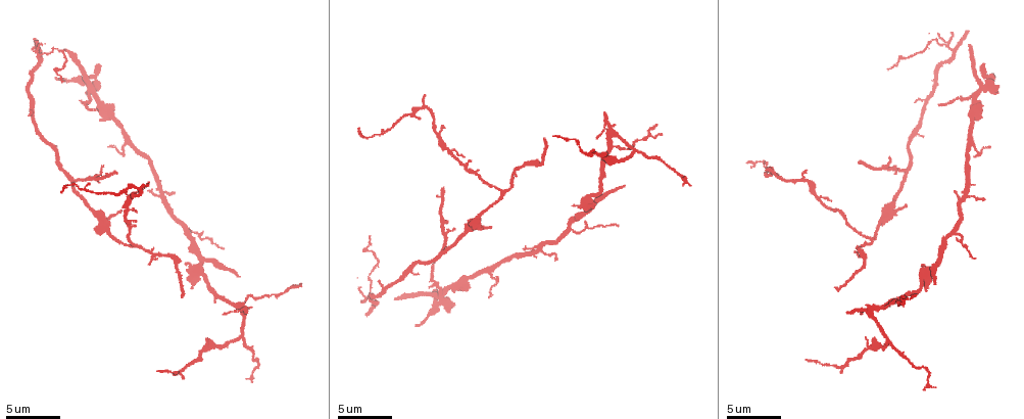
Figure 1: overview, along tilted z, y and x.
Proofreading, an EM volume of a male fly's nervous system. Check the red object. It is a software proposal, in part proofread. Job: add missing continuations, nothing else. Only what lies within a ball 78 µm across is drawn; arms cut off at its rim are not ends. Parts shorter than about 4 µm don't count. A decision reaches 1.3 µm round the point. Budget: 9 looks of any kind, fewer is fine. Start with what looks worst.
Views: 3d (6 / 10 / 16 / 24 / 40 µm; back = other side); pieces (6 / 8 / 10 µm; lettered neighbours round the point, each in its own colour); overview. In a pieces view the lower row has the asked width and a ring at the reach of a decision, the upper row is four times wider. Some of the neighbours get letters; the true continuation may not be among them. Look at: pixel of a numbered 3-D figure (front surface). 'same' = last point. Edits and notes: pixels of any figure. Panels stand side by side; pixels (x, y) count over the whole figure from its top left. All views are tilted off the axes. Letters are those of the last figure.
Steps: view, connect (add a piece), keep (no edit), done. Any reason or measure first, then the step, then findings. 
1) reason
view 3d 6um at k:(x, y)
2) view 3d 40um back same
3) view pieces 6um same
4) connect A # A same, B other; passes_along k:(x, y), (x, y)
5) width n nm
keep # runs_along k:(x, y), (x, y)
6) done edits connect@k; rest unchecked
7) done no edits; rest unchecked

an open end
view pieces 6um at 1:(621, 186)

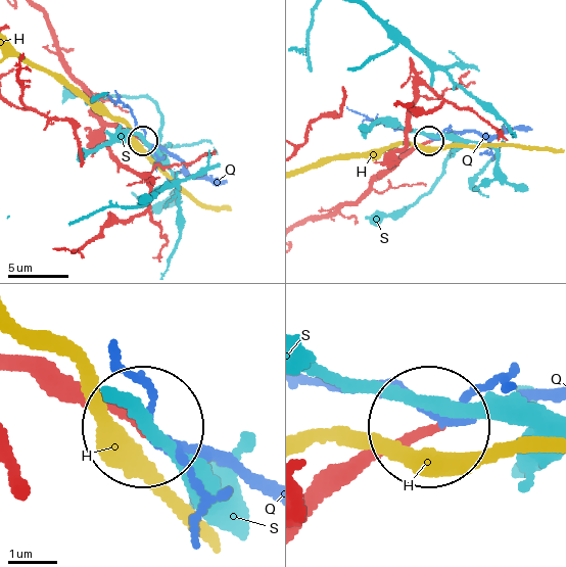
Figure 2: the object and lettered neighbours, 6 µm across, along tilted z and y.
connect Q # H other, Q same, S other; passes_along 2:(30, 364), (269, 482); it goes on there

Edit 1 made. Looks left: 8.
branch stops here
view pieces 10um at 1:(95, 110)

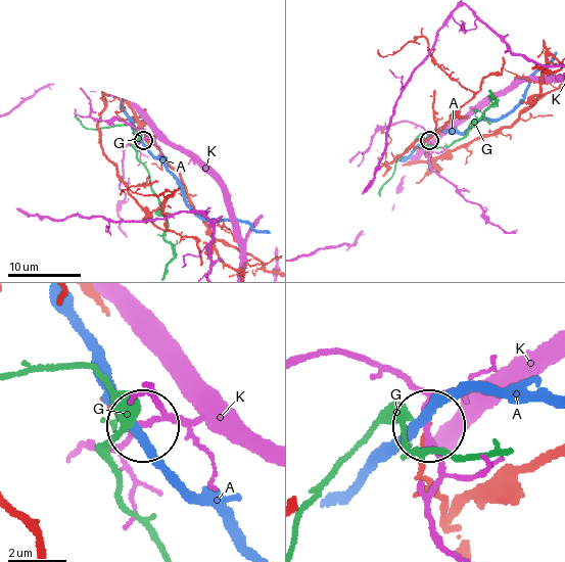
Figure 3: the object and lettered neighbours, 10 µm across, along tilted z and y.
keep # A other, G other, K other; none of them fits

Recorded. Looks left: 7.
view 3d 6um at 1:(834, 289)

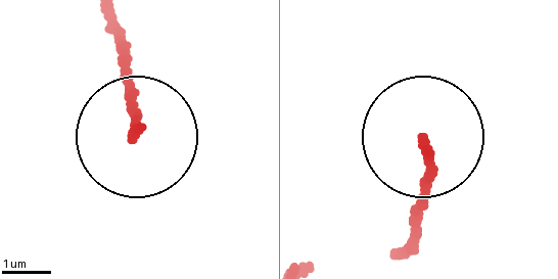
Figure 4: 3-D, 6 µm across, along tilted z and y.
see the neighbours
view pieces 8um at 4:(424, 142)

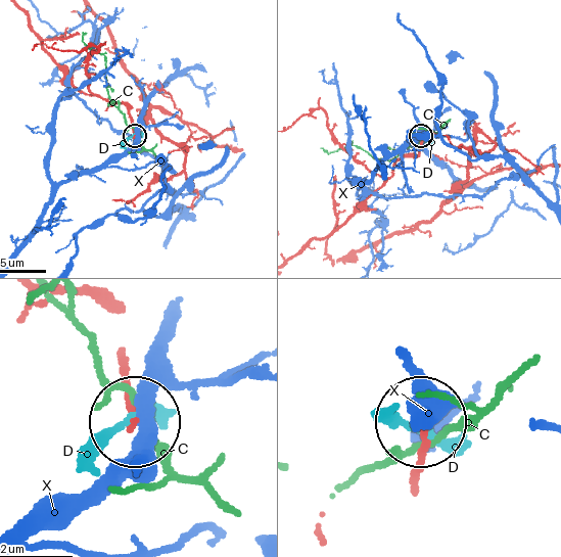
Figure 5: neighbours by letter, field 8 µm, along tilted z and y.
keep # C other, D other, X other; runs_along 5:(28, 25), (69, 81), (87, 93), (126, 107), (134, 136); none of them fits

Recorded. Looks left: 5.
branch stops here
view 3d 6um at 1:(925, 289)

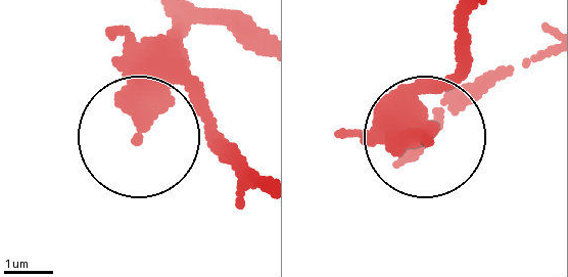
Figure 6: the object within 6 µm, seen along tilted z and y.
view pieces 8um at 6:(422, 138)

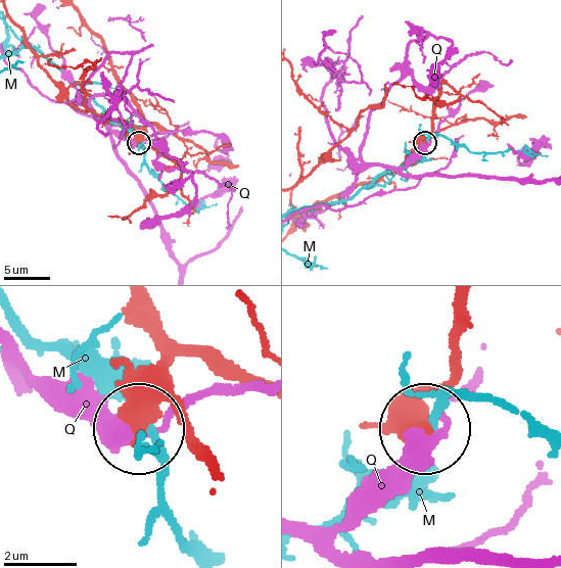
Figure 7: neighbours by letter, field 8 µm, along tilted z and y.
keep # M other, Q other; no lettered piece goes on from it

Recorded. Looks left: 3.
done edits connect@2; rest unchecked

